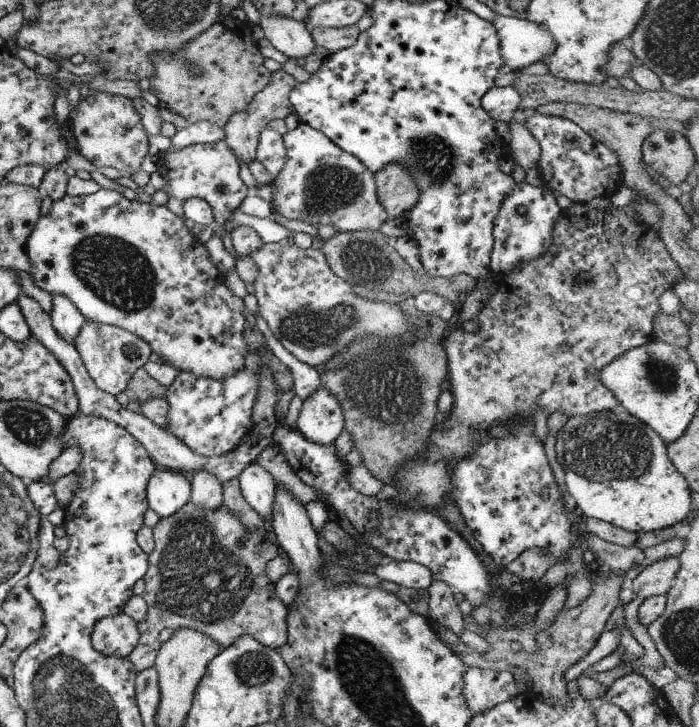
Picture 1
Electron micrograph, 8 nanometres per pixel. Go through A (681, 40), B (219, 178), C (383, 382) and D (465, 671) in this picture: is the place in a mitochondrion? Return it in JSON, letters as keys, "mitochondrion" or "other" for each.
{"A":"mitochondrion","B":"mitochondrion","C":"mitochondrion","D":"other"}

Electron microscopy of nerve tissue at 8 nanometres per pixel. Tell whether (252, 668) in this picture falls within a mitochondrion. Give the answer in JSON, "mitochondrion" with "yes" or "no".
{"mitochondrion":"yes"}

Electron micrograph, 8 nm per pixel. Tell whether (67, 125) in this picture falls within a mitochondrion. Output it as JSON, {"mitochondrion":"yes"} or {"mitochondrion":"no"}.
{"mitochondrion":"no"}

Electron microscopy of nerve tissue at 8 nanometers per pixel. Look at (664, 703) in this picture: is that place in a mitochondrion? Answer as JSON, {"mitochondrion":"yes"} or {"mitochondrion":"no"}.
{"mitochondrion":"no"}

